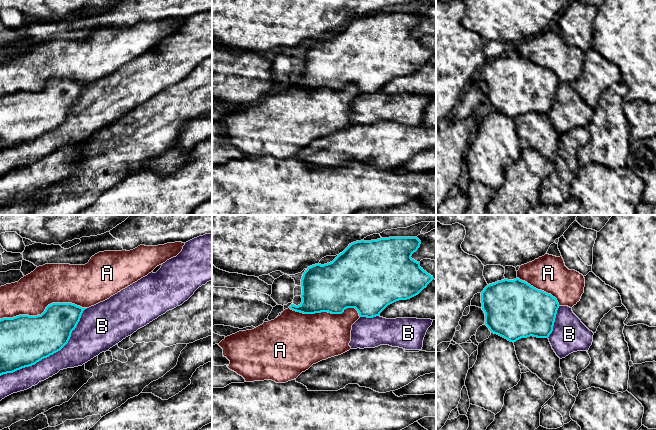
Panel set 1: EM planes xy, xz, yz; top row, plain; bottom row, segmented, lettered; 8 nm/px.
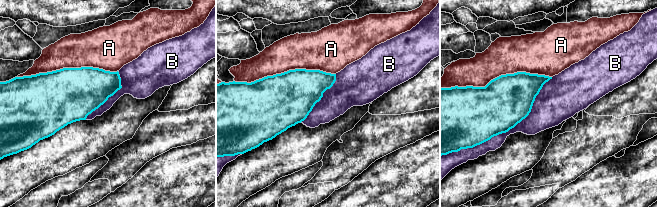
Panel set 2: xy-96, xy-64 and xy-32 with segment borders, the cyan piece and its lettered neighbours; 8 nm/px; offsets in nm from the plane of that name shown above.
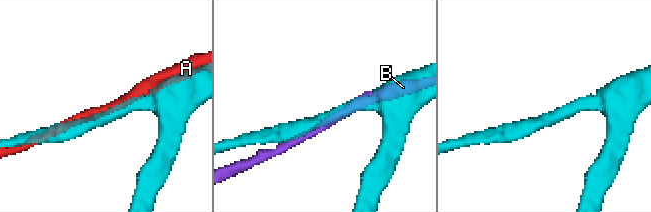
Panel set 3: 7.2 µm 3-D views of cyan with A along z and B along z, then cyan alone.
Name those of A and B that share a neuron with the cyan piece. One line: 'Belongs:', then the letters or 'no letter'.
Belongs: no letter

